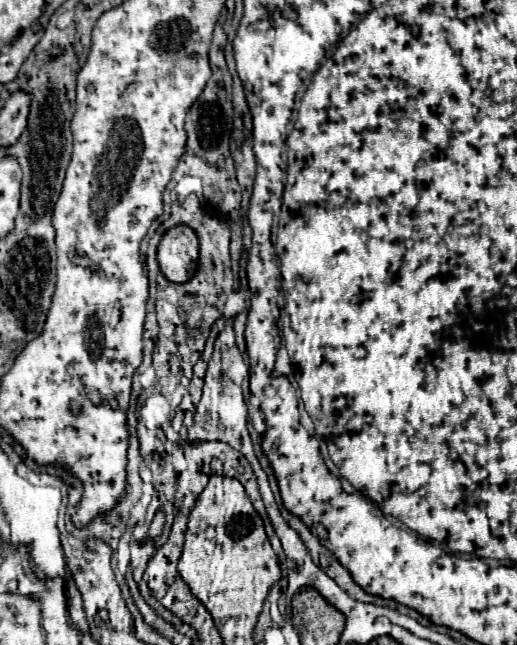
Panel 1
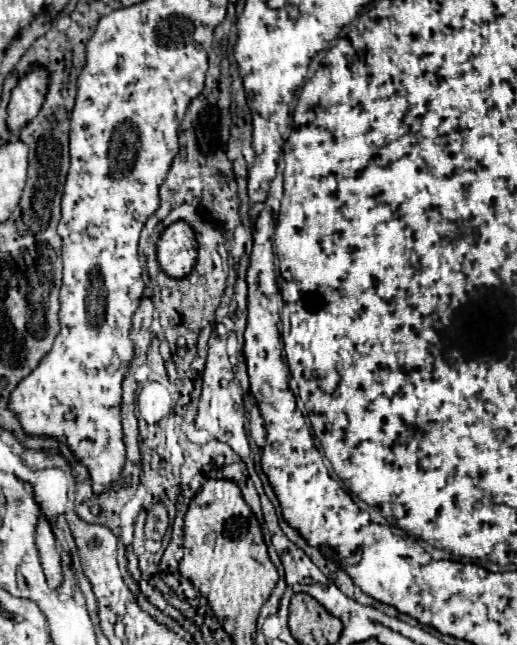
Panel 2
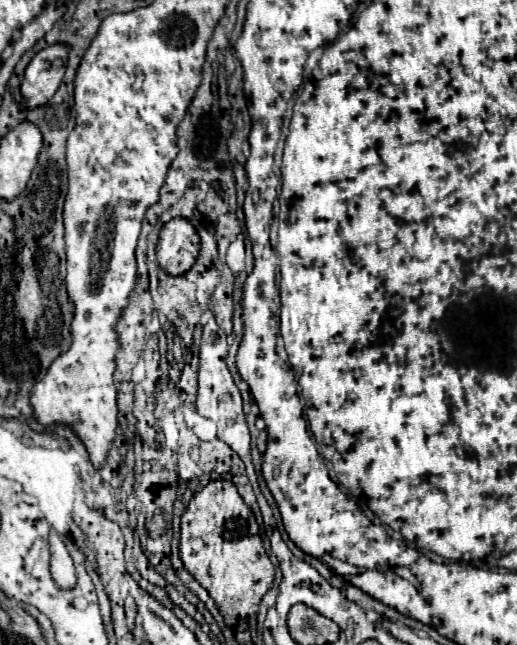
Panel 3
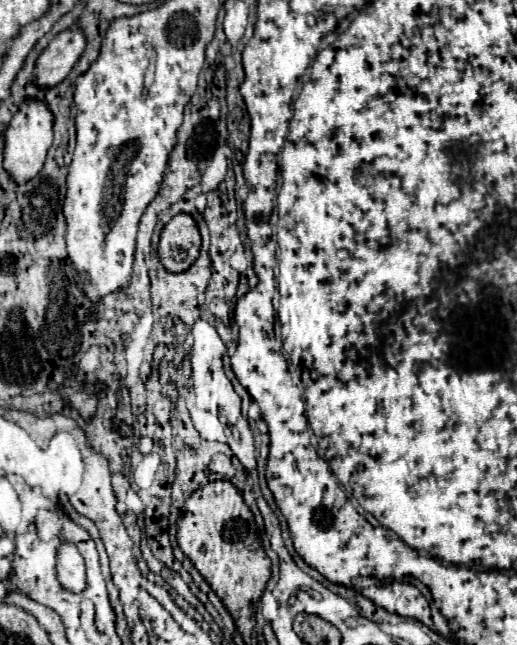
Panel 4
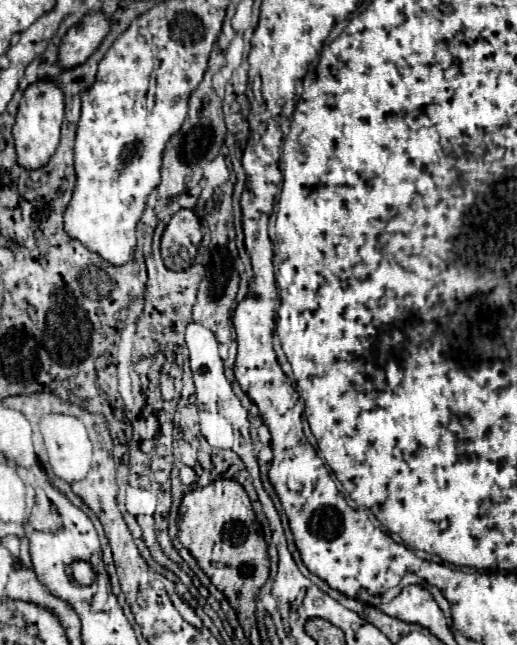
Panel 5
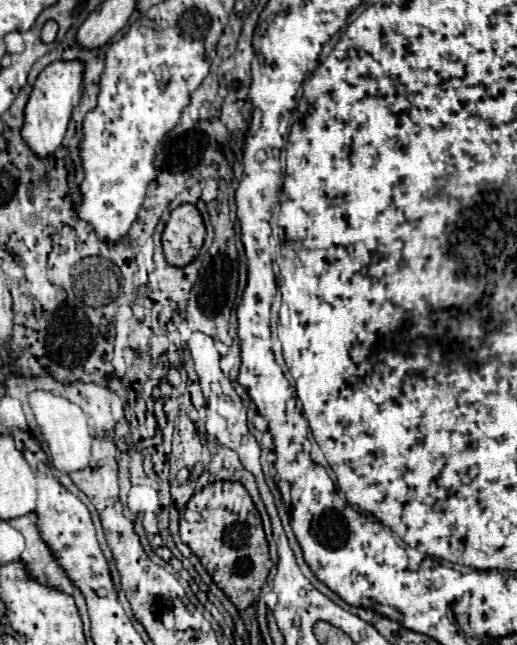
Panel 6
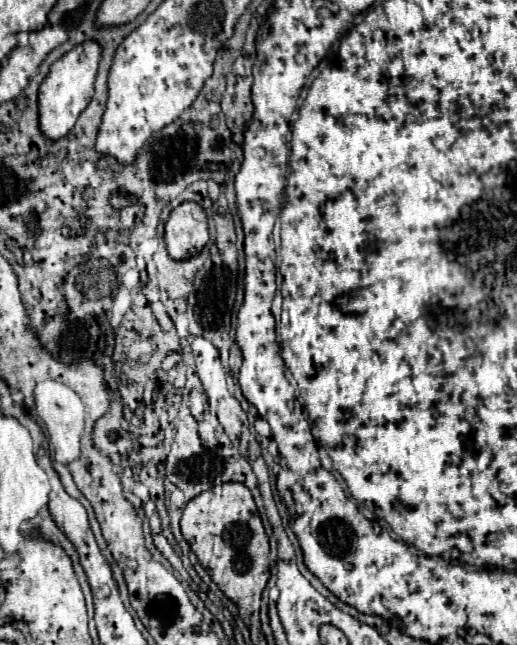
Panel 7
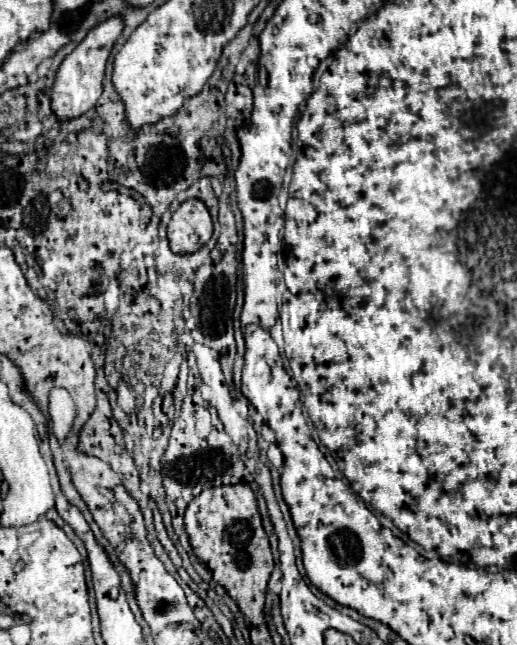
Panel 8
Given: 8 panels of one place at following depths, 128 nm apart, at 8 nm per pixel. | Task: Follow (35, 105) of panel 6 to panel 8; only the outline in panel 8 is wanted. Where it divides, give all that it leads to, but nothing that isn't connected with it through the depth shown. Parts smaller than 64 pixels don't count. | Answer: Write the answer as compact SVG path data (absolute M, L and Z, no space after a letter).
M110 18L96 28L92 28L86 38L62 60L56 80L52 86L52 112L56 112L58 120L70 120L76 116L82 116L86 110L90 110L96 100L102 94L102 80L104 80L104 68L106 60L110 56L110 50L120 36L124 24L120 18Z

